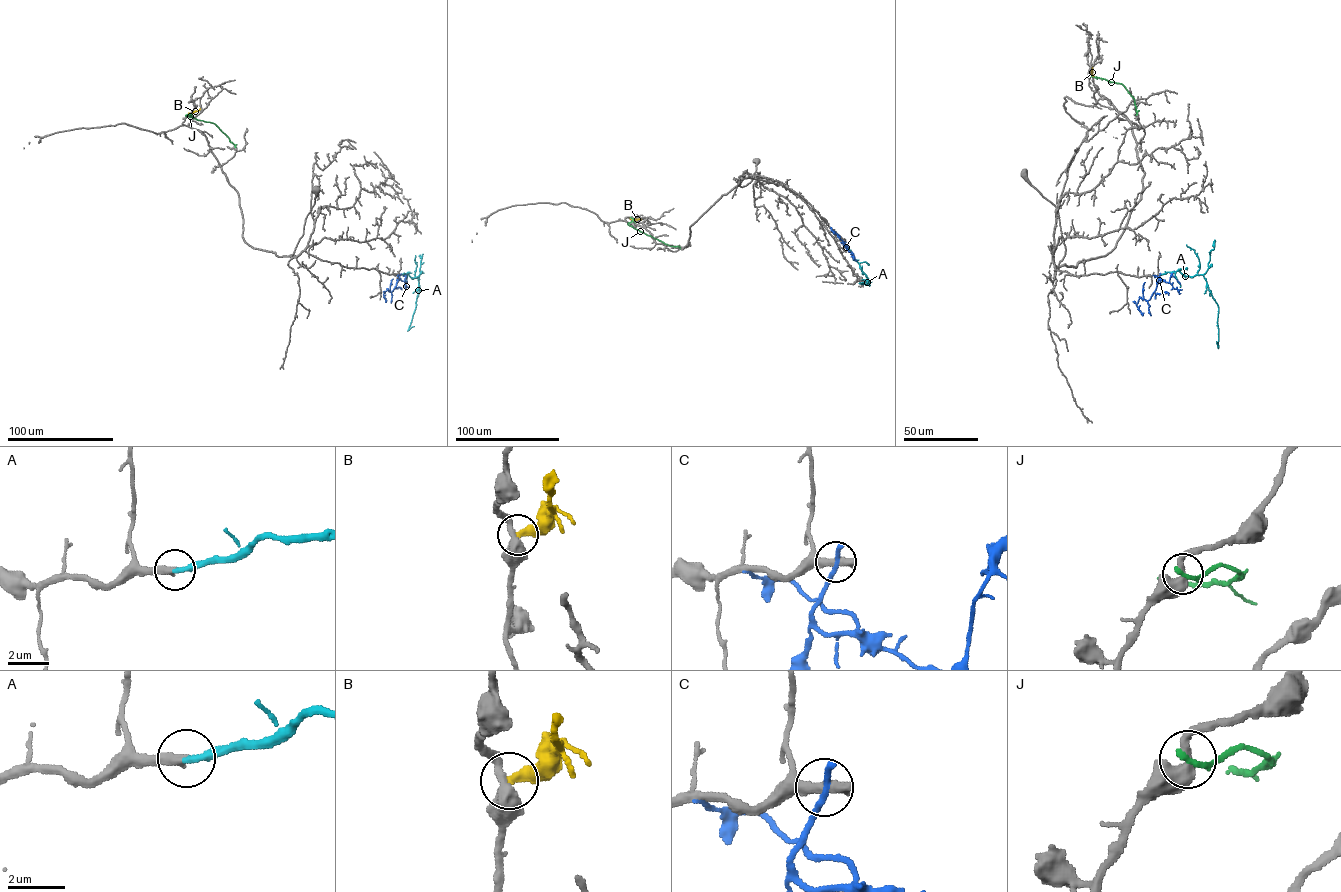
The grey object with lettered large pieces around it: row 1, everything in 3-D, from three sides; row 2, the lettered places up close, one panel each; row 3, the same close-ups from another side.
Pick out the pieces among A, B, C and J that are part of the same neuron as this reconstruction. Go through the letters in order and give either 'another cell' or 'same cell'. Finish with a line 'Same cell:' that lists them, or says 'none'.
A: same cell
B: another cell
C: another cell
J: another cell
Same cell: A

